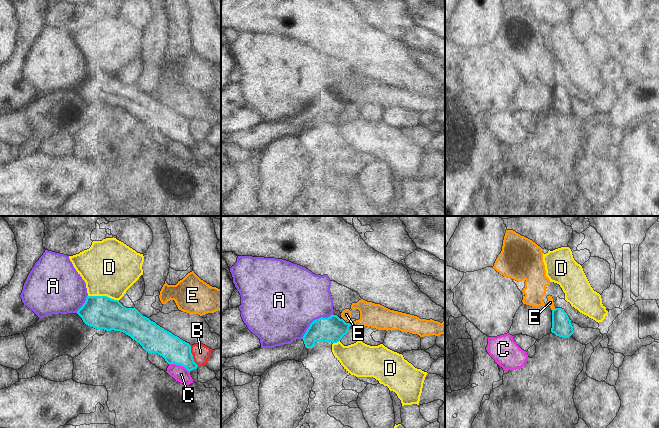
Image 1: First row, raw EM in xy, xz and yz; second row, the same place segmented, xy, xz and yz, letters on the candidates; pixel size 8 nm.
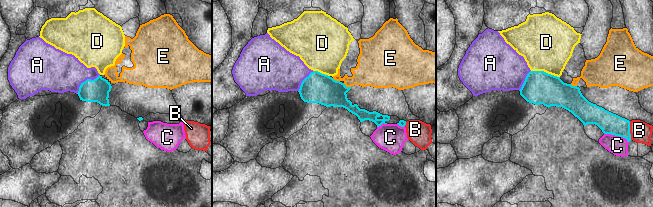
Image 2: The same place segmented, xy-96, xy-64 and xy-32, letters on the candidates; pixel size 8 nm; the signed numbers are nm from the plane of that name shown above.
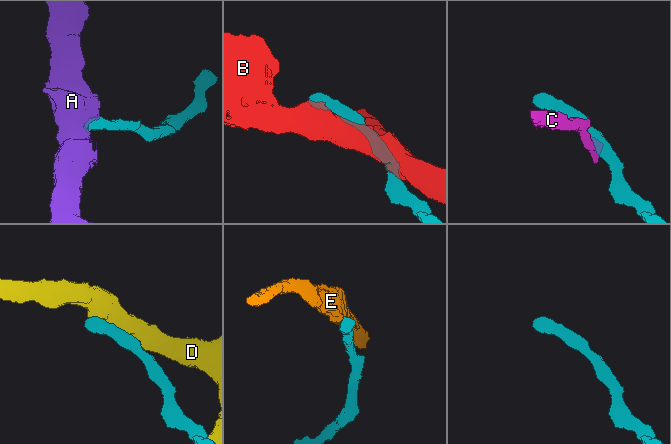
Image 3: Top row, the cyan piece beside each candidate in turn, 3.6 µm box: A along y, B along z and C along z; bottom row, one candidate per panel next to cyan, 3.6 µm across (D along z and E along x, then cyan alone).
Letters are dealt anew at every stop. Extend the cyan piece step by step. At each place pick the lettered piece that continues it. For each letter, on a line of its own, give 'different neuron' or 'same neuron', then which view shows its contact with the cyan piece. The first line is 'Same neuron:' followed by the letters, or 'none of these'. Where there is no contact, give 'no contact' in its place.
Same neuron: none of these
A: different neuron; contact in xz
B: different neuron; contact in xy
C: different neuron; contact in xy
D: different neuron; contact in xy
E: different neuron; contact in yz

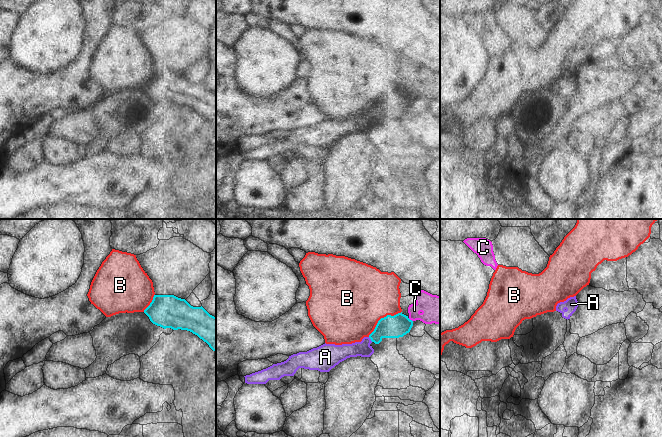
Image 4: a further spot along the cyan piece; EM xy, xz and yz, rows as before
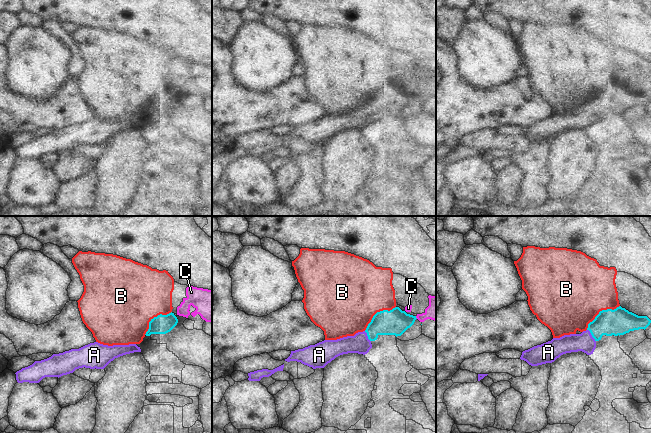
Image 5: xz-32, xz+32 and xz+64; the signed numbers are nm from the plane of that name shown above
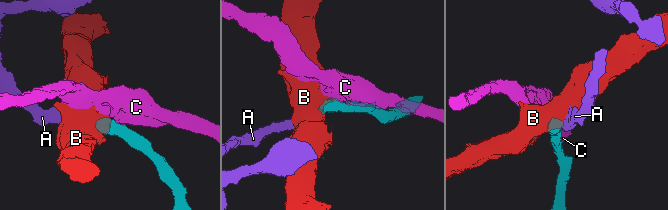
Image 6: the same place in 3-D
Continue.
Same neuron: A
A: same neuron; contact in xz
B: different neuron; contact in xz
C: different neuron; contact in xz

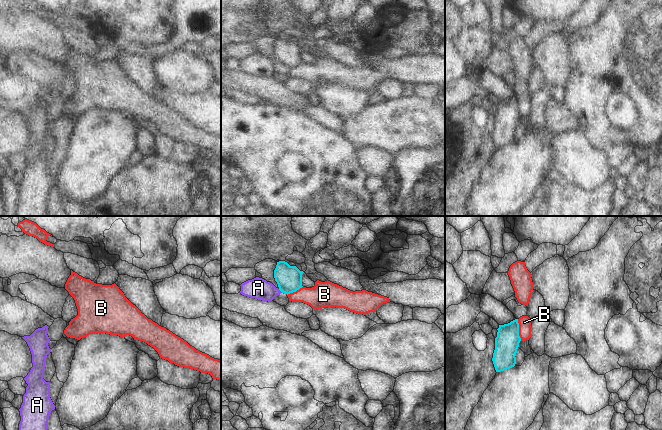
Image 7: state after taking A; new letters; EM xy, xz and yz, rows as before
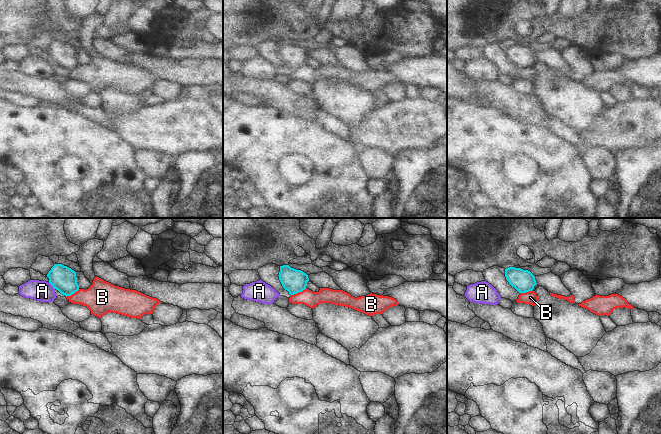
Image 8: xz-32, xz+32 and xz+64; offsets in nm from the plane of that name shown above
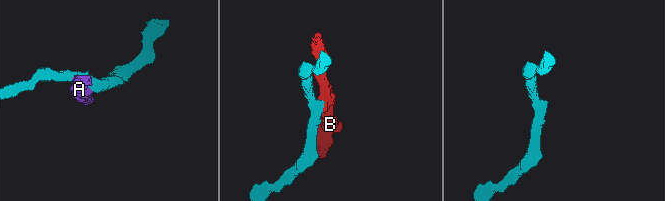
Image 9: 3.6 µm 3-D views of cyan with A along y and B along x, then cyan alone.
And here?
Same neuron: none of these
A: different neuron; contact in xz
B: different neuron; contact in yz

